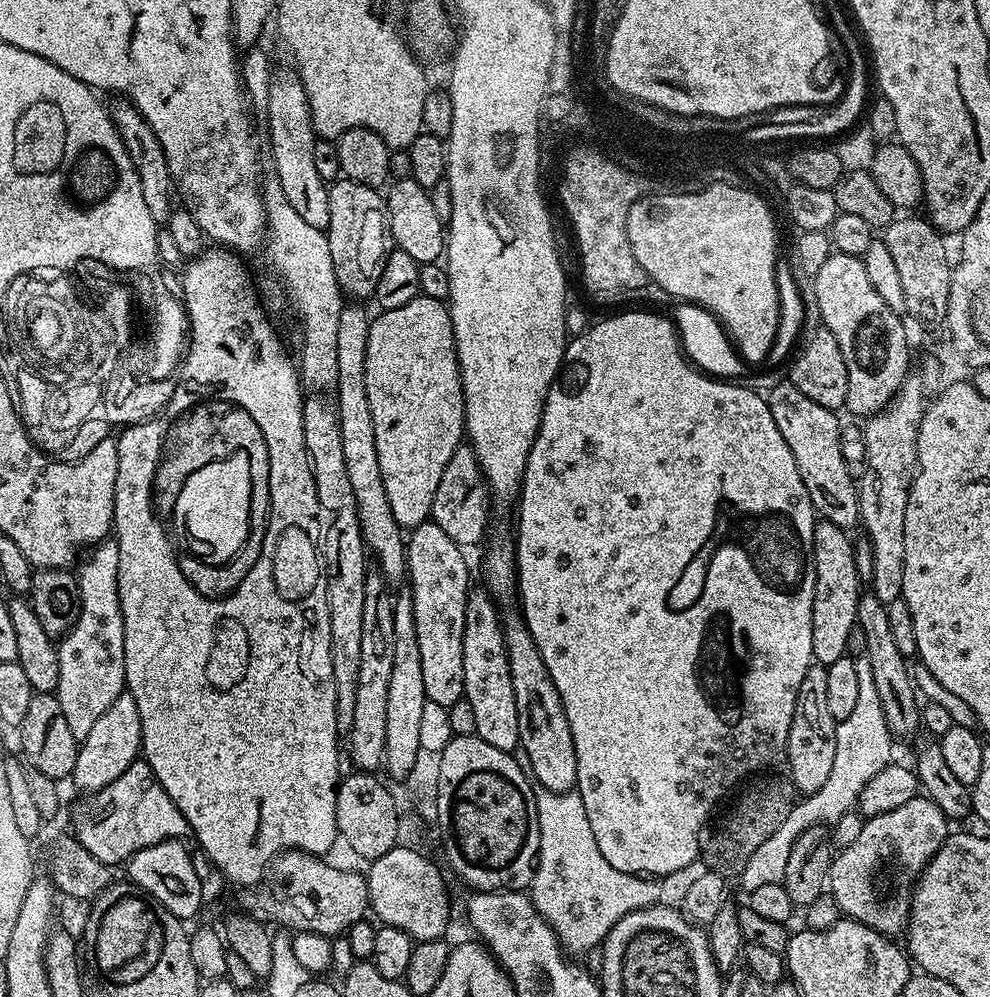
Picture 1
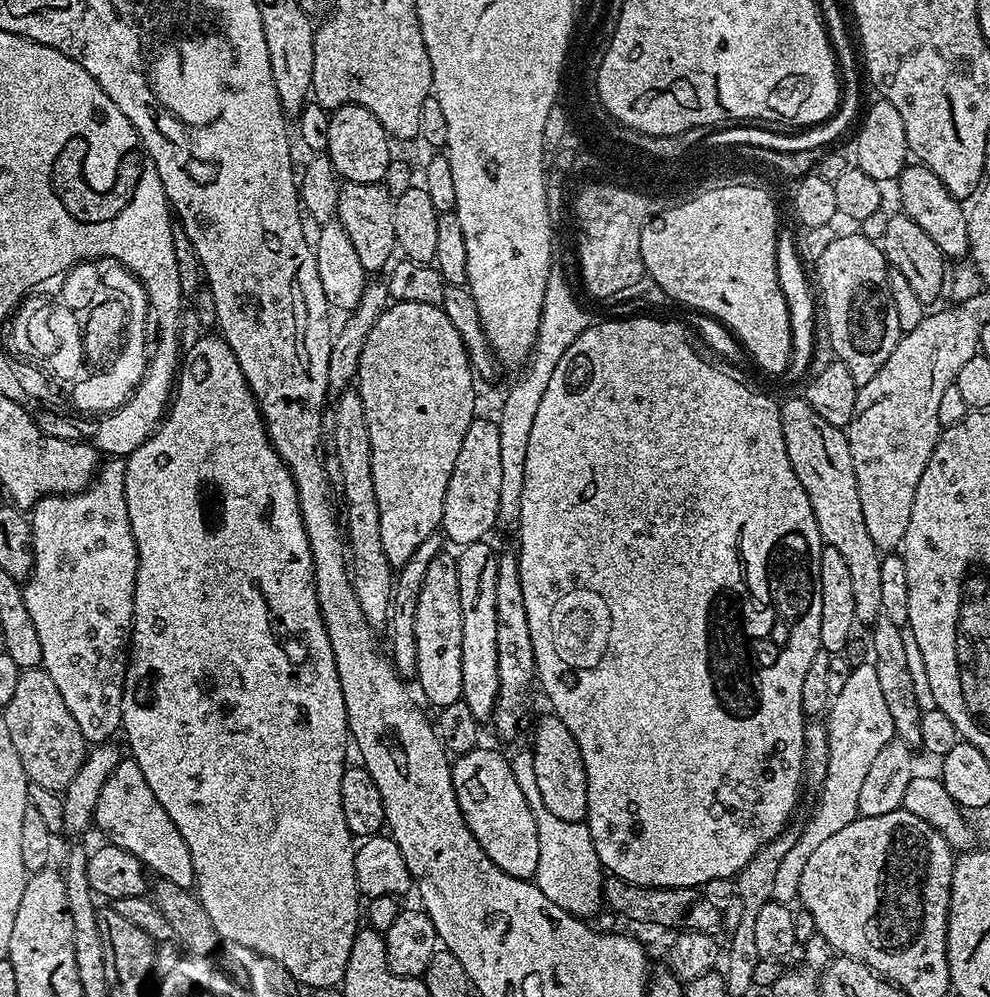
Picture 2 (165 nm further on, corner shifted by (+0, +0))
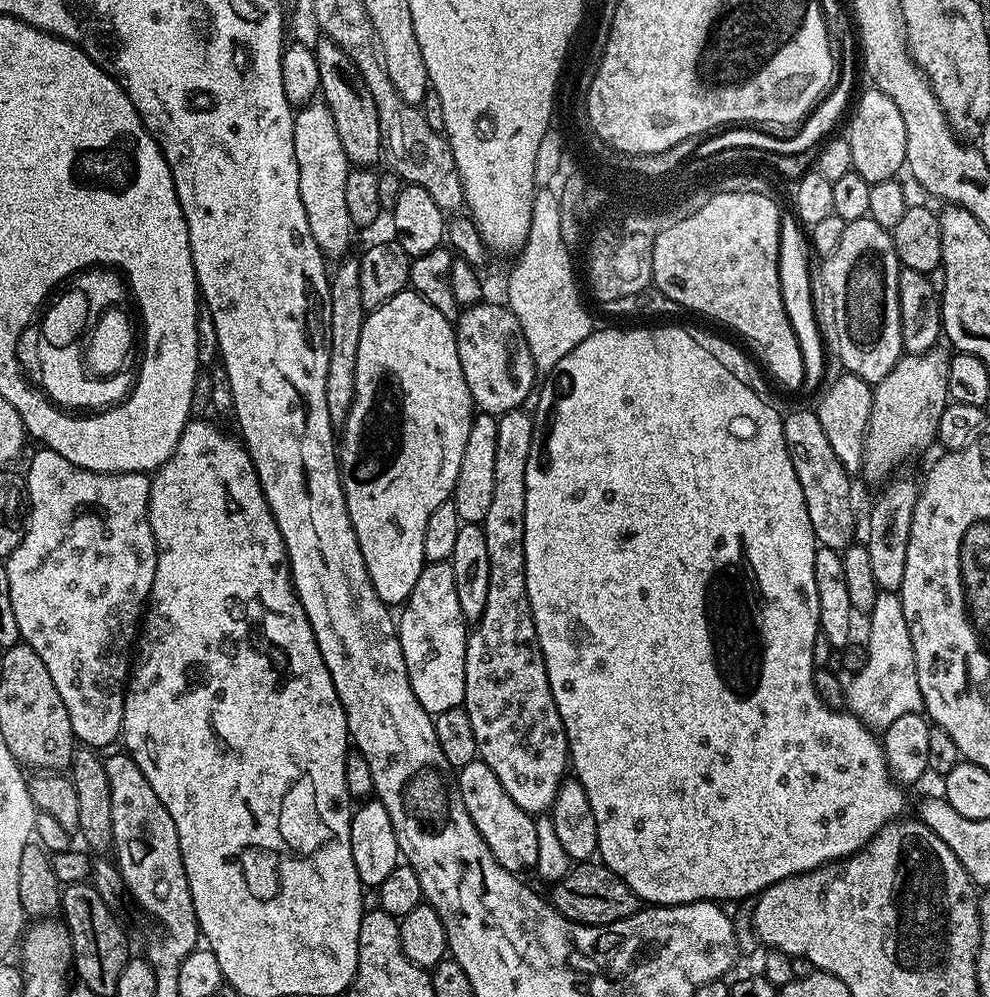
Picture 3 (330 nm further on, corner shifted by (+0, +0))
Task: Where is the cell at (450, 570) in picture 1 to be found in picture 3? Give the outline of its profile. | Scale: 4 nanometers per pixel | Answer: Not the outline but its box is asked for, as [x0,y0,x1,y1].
[398,563,470,717]

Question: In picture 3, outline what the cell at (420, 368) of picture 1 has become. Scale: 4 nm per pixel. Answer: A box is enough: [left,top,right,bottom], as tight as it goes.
[338,290,474,606]

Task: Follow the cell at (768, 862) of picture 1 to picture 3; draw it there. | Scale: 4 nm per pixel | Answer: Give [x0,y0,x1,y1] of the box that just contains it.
[846,591,924,730]

